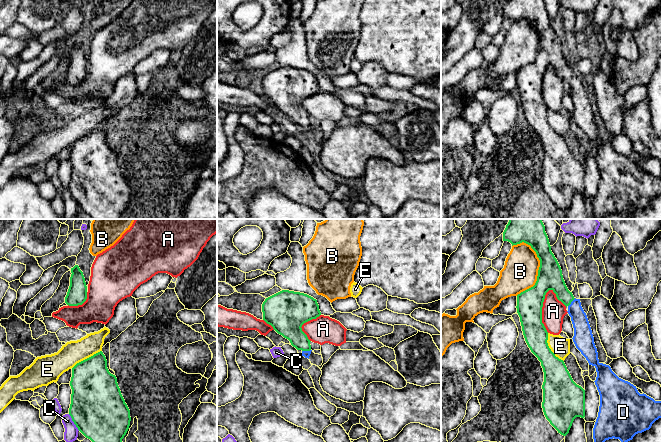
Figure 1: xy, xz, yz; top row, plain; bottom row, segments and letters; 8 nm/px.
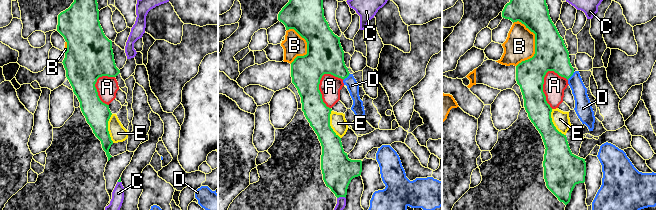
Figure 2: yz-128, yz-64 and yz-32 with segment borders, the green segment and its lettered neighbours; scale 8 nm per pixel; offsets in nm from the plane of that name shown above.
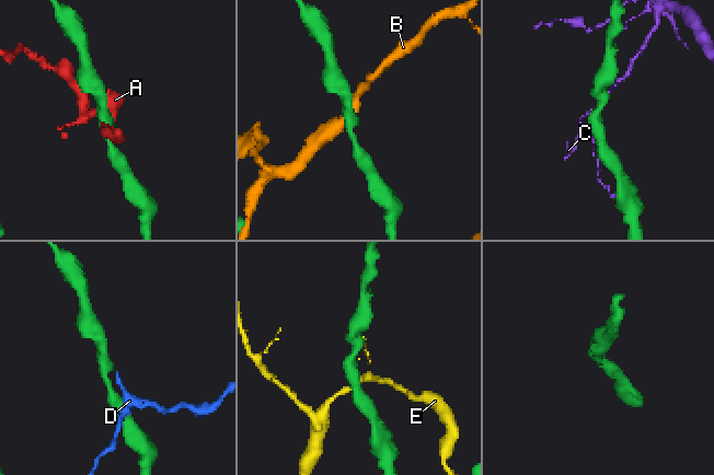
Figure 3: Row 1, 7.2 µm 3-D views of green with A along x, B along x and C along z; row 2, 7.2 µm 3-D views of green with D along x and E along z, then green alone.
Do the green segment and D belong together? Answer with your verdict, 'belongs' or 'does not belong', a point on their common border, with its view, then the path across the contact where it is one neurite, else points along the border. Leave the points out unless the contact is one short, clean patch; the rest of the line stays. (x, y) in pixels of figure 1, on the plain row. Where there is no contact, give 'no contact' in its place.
belongs; meets green in yz at (571, 77); runs through yz (550, 54), (571, 77), (582, 106)

